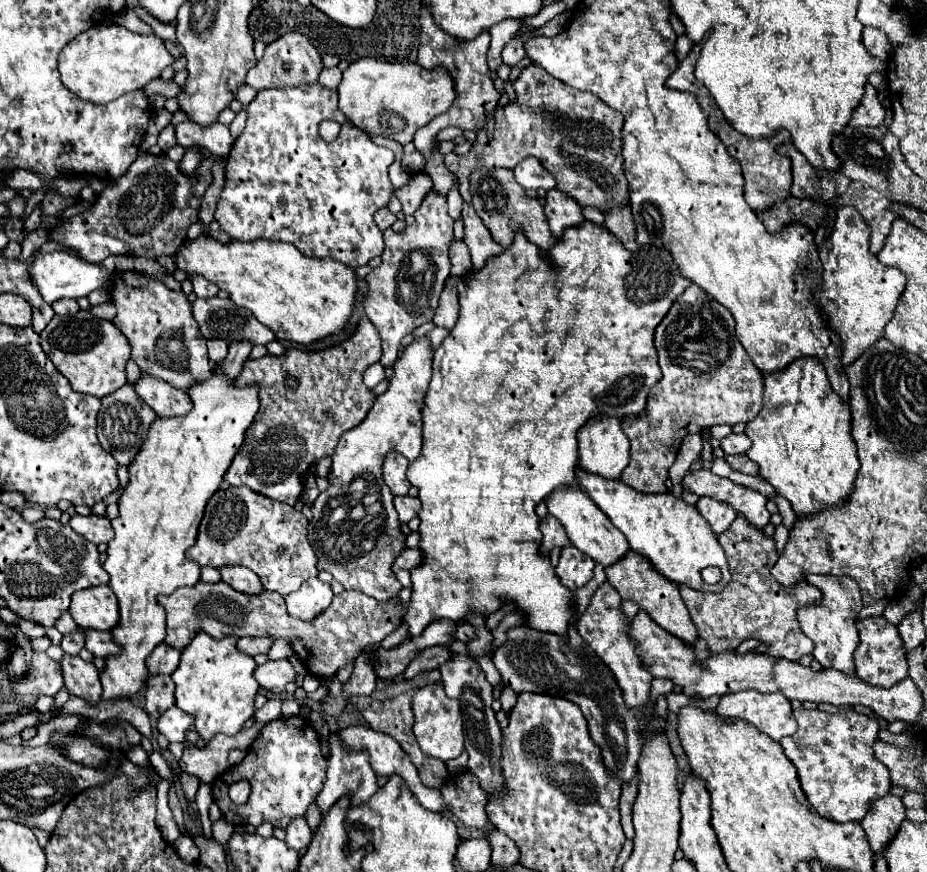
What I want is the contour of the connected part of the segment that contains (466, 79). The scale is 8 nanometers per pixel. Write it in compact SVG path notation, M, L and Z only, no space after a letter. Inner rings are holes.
M425 2L421 4L421 46L419 46L417 62L423 68L445 66L451 70L451 76L455 80L455 90L457 90L455 106L467 108L473 114L473 120L469 122L469 130L479 130L489 122L489 118L493 116L493 110L497 108L499 96L501 96L499 90L493 86L491 70L487 66L489 42L491 42L489 32L481 32L481 36L477 36L477 40L457 40L457 38L449 36L435 24L429 4L425 4Z

